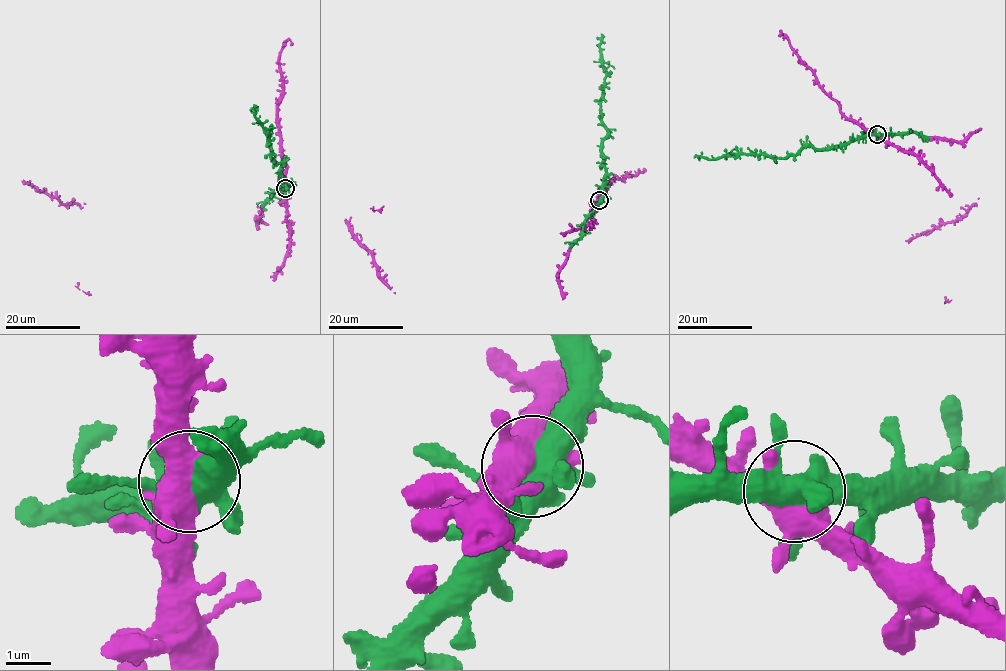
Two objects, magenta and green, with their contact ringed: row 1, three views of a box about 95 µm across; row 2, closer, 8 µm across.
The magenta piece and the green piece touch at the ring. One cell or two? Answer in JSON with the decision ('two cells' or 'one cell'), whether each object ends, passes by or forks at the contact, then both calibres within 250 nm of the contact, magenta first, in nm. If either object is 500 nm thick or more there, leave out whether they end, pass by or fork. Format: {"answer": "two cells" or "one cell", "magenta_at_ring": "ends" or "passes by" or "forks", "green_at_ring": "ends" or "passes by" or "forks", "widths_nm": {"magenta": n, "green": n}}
{"answer": "one cell", "widths_nm": {"magenta": 440, "green": 500}}

